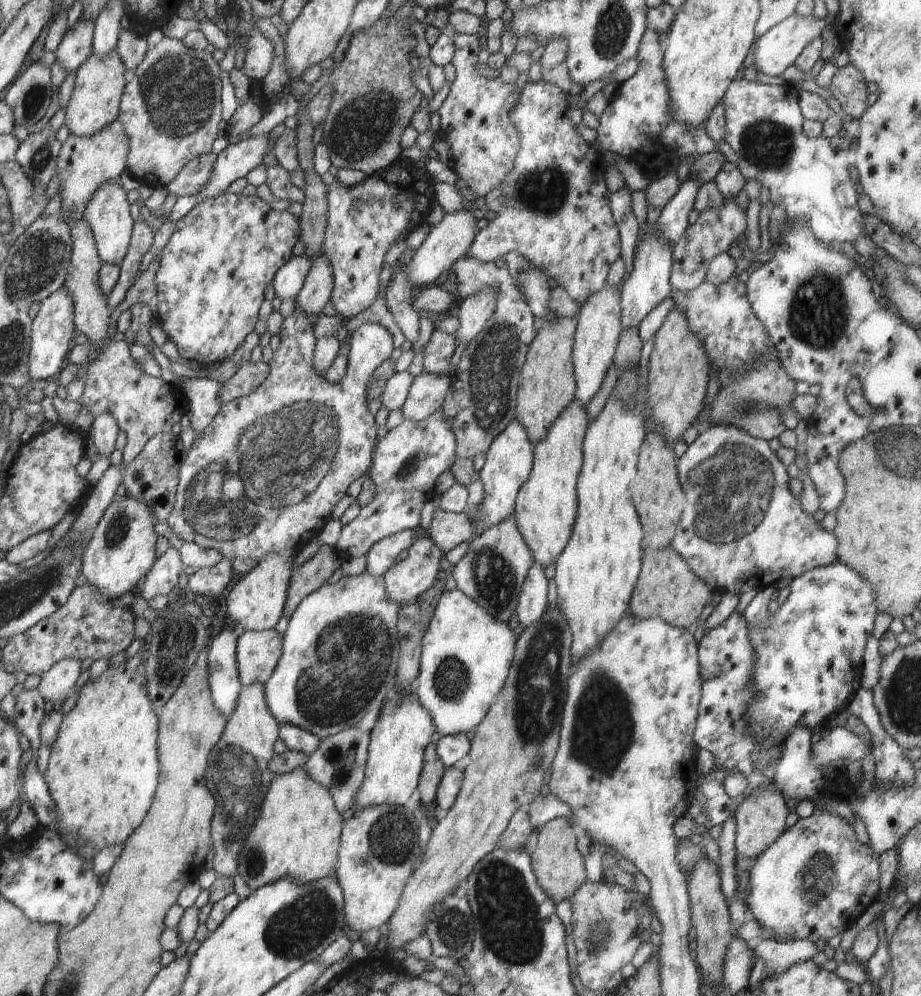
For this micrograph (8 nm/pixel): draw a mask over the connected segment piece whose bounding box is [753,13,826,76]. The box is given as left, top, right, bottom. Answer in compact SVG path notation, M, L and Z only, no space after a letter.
M794 13L792 16L788 16L786 20L782 20L756 40L753 62L755 68L758 72L768 76L780 76L786 68L794 65L794 61L802 54L802 50L808 44L821 36L824 27L826 27L825 19L820 19L814 14L812 16L798 16Z

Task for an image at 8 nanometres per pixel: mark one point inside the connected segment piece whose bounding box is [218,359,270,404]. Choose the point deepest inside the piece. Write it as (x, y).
(250, 375)

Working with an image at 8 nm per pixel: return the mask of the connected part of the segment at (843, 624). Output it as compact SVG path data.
M839 560L794 577L790 594L781 606L774 605L772 616L762 624L747 626L756 652L752 684L758 696L748 711L748 726L754 734L762 740L783 742L796 726L811 731L814 726L822 726L830 714L846 709L850 698L861 688L863 652L878 615L870 584Z

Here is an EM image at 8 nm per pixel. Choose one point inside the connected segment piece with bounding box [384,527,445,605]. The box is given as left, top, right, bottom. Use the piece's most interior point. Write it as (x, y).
(411, 577)

